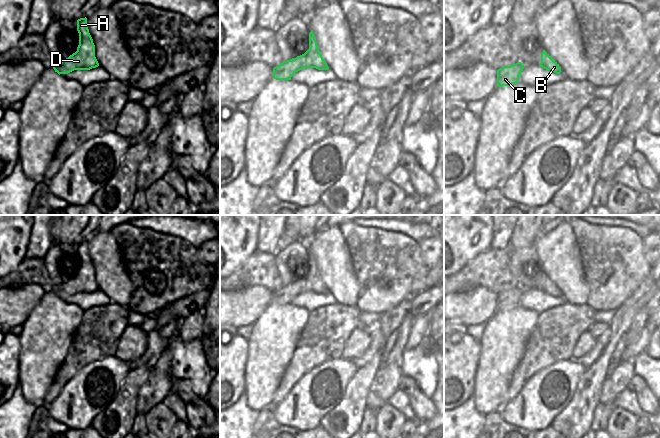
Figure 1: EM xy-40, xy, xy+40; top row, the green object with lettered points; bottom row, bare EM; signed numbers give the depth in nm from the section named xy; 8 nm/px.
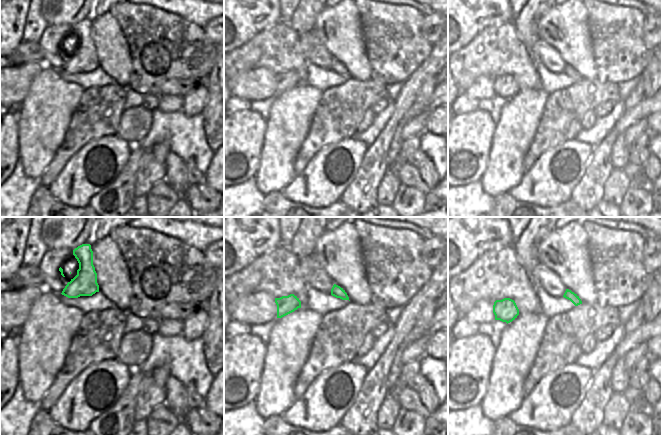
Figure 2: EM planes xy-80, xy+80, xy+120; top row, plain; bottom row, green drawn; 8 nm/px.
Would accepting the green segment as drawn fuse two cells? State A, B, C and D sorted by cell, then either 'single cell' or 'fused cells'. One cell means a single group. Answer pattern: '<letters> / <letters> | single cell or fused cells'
A B C D | single cell

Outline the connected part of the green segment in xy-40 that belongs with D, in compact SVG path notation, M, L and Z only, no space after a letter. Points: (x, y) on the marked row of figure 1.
M87 18L77 20L79 45L77 51L68 58L53 65L55 72L68 74L74 70L90 70L99 66L95 57L95 45L87 27Z

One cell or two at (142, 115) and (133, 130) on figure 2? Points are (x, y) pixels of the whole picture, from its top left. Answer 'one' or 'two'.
one

